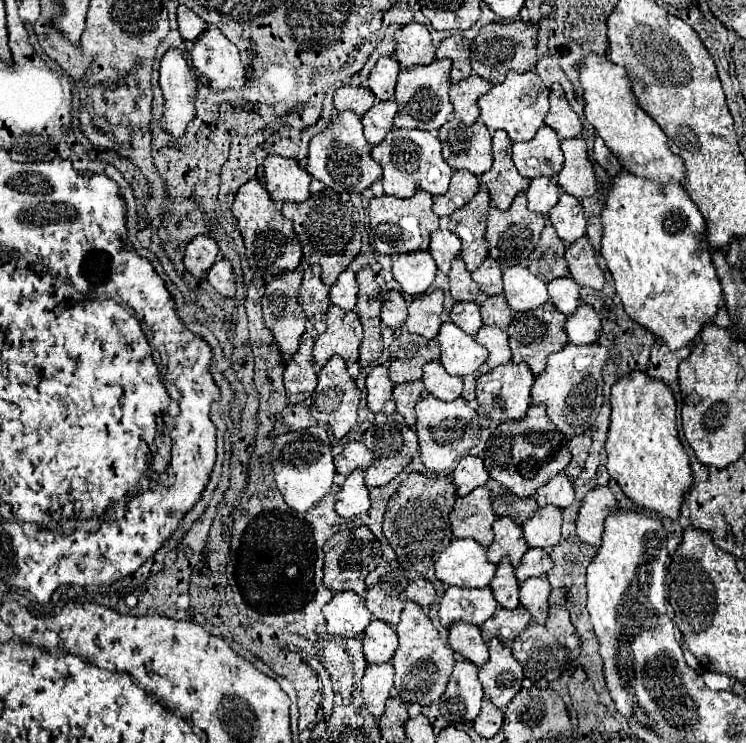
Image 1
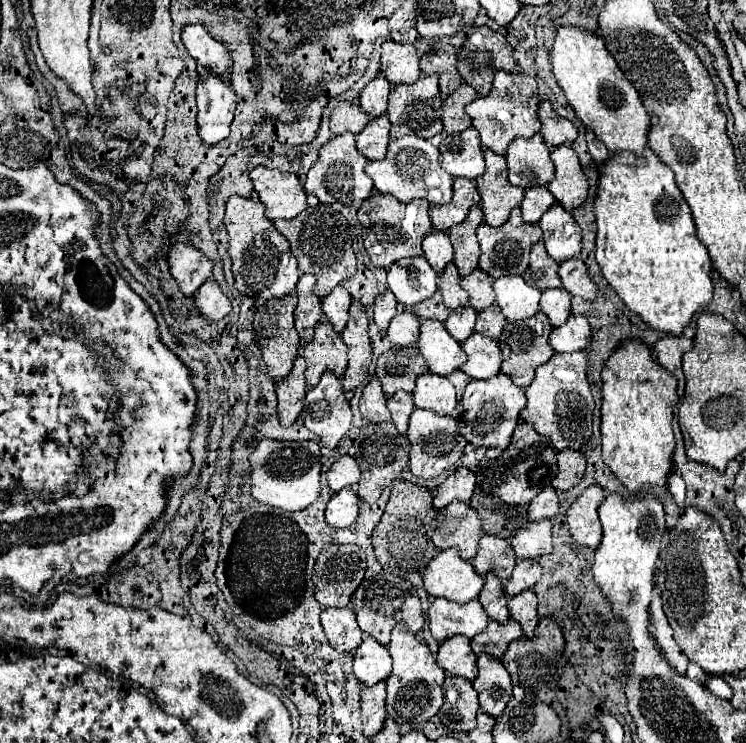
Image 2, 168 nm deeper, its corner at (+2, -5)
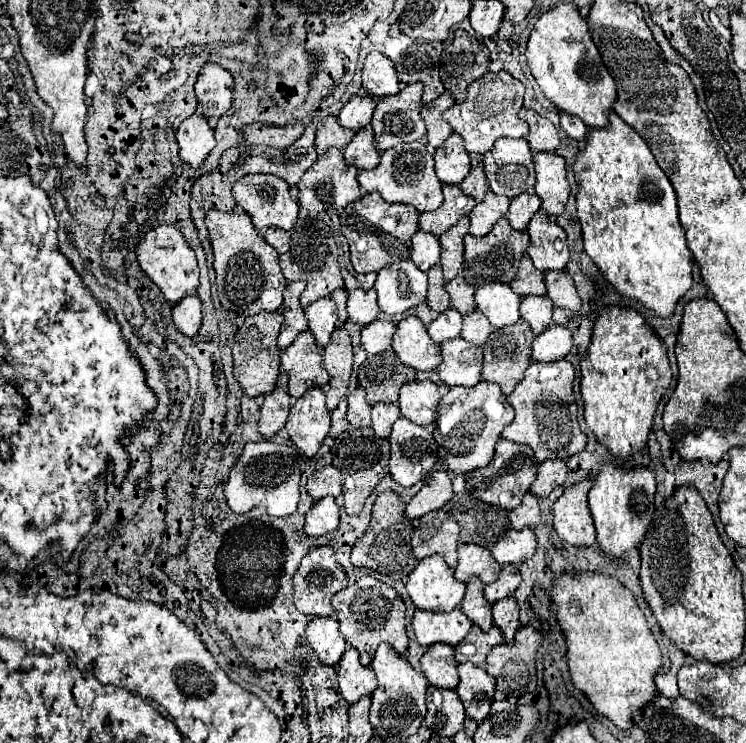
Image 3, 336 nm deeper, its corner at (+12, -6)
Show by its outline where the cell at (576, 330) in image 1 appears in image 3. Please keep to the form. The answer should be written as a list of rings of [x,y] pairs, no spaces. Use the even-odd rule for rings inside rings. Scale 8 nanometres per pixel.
[[[552,324],[532,342],[532,360],[556,362],[562,360],[572,348],[572,332],[564,326]]]

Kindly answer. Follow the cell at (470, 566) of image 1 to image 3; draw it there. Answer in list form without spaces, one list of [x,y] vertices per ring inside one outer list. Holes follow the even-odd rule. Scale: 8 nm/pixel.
[[[442,556],[420,560],[406,582],[414,606],[434,612],[454,610],[464,598],[464,588],[466,584],[454,578],[454,570]]]

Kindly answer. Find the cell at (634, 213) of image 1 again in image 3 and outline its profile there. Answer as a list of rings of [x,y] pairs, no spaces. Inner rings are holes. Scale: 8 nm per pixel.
[[[612,114],[608,130],[588,132],[586,150],[574,162],[574,174],[578,182],[578,220],[582,224],[586,254],[620,296],[640,302],[660,318],[672,318],[678,300],[692,288],[692,252],[686,246],[684,228],[678,220],[674,188],[656,164],[648,144],[618,114]]]

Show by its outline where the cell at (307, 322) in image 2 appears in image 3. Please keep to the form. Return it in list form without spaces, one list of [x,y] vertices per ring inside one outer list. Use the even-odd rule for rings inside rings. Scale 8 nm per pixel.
[[[288,282],[286,290],[284,290],[284,302],[280,306],[280,312],[284,316],[284,324],[278,334],[280,350],[290,346],[300,332],[308,330],[308,320],[304,314],[304,308],[300,304],[300,294],[304,292],[304,288],[306,288],[304,282]]]

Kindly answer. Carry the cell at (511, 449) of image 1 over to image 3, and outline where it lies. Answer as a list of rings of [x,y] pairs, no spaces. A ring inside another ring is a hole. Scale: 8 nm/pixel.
[[[500,438],[492,462],[484,468],[476,468],[466,474],[466,490],[482,502],[512,510],[520,506],[522,496],[530,490],[532,482],[536,480],[536,472],[538,472],[538,464],[534,460],[532,448],[528,448],[526,444],[512,444],[510,440]]]

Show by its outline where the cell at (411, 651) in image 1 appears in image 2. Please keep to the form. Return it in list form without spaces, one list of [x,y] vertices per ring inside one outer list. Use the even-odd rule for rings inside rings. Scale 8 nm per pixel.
[[[398,623],[392,631],[392,641],[388,645],[392,657],[392,673],[386,679],[386,713],[398,725],[418,725],[430,721],[442,707],[442,683],[444,671],[438,667],[434,655],[430,653],[428,645],[418,641],[416,635],[406,631],[404,623]]]

